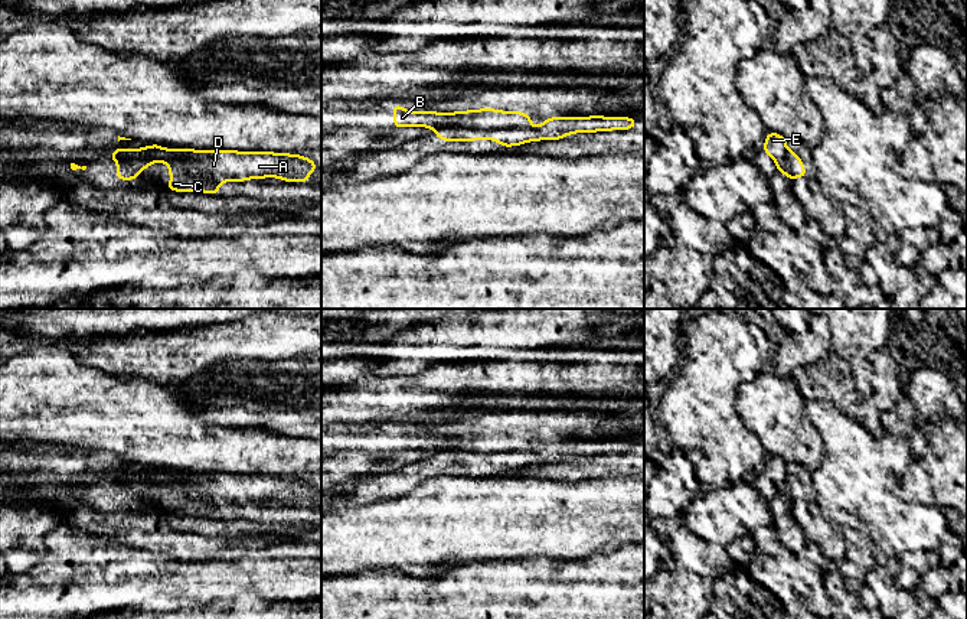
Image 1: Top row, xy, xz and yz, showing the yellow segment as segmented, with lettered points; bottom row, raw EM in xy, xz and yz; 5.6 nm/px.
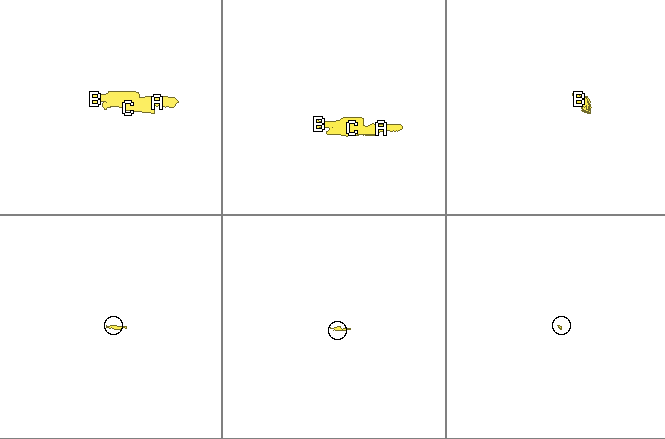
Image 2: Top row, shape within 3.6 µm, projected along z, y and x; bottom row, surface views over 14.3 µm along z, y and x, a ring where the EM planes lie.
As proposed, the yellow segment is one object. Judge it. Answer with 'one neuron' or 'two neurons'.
two neurons

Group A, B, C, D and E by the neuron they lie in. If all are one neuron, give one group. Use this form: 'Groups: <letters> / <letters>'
Groups: A C D / B E

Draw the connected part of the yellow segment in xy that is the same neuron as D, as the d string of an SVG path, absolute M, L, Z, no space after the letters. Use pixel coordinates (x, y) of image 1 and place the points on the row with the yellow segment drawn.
M174 149L174 153L196 160L190 166L169 164L171 179L166 188L176 192L218 195L228 180L264 177L304 183L314 169L320 169L311 159L288 153L193 149Z

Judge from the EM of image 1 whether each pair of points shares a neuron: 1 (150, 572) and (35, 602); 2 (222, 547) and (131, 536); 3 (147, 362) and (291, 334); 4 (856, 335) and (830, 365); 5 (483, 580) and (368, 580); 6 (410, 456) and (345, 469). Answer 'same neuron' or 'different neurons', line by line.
1: same neuron
2: same neuron
3: same neuron
4: different neurons
5: same neuron
6: same neuron

